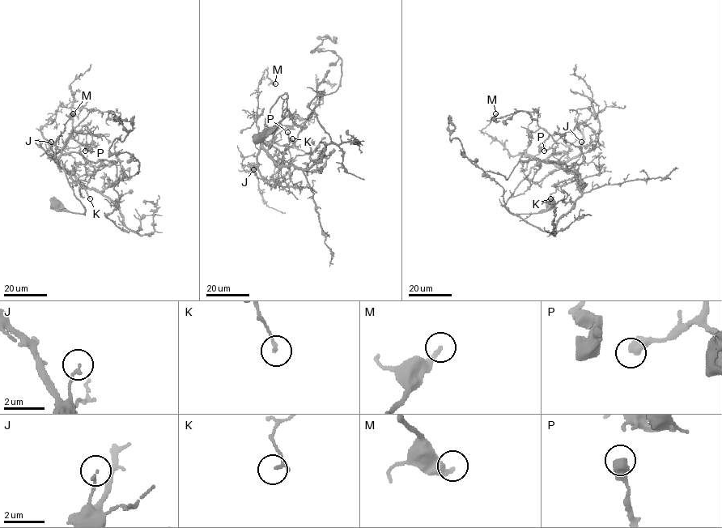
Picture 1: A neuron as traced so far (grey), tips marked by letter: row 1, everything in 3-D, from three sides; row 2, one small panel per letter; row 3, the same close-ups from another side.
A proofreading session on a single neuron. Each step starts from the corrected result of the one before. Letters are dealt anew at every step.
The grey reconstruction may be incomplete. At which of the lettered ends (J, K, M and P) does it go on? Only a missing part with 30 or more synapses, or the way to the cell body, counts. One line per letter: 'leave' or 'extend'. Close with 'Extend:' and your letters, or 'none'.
J: leave
K: leave
M: leave
P: leave
Extend: none

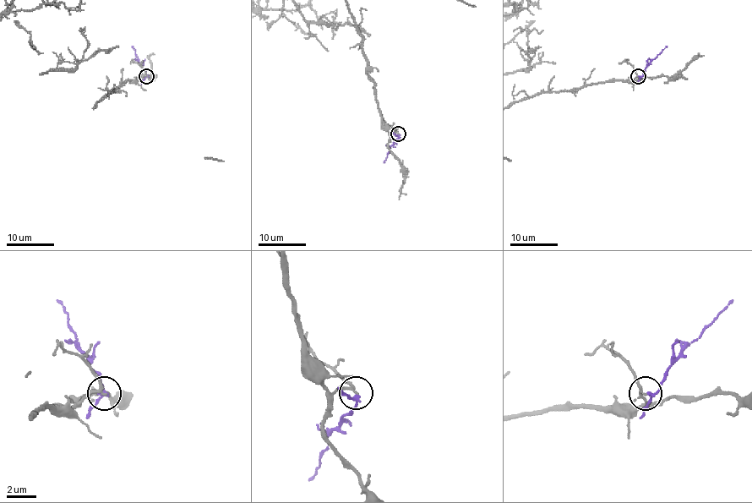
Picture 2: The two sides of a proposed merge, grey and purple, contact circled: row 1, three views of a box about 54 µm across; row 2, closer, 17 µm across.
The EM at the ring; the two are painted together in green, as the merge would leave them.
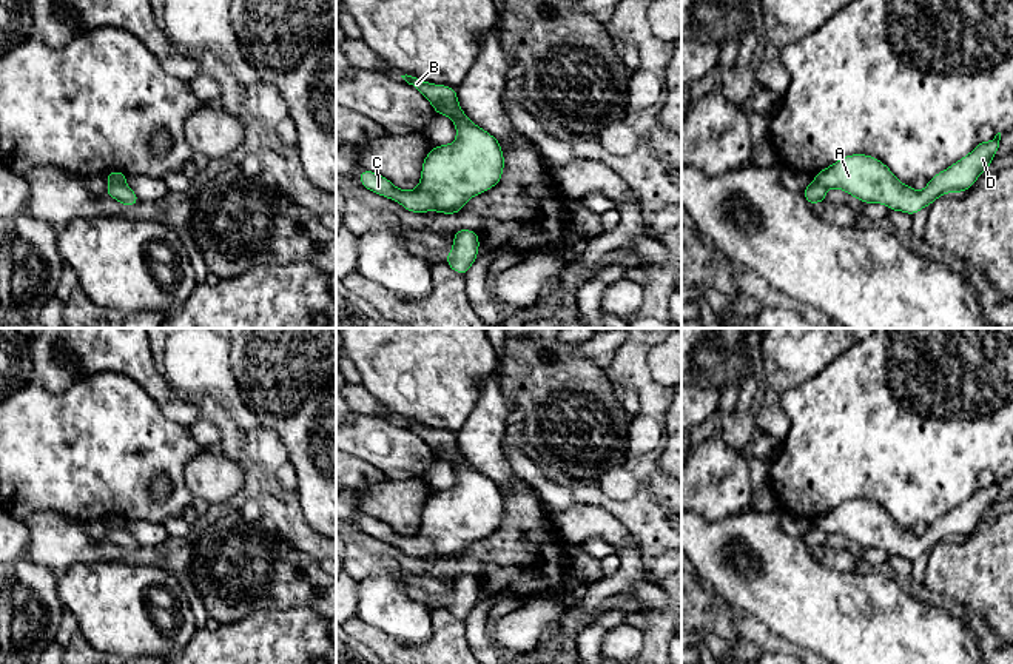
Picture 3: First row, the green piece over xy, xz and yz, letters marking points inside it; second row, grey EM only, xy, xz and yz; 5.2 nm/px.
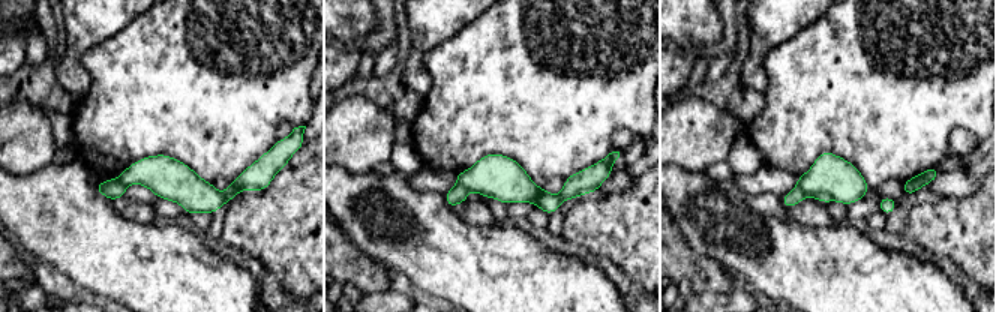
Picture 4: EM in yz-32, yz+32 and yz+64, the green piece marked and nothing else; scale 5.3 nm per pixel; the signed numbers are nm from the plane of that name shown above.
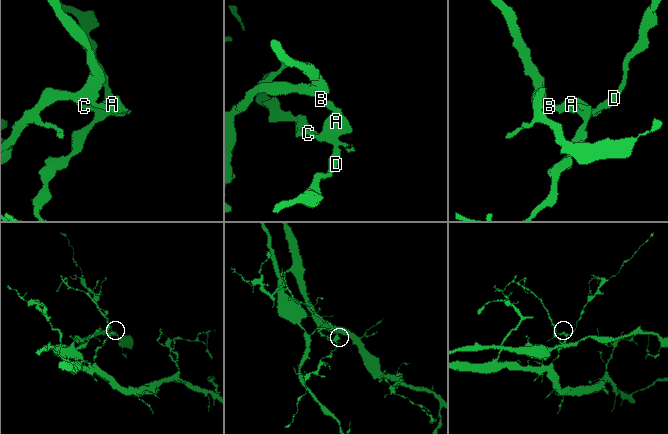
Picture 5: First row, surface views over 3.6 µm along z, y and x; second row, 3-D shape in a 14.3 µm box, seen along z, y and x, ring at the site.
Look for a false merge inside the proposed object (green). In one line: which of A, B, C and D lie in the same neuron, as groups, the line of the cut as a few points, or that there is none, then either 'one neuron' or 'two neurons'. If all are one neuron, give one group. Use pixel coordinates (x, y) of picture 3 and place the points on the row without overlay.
groups A C D / B; cut xy (108, 526), (124, 529); two neurons

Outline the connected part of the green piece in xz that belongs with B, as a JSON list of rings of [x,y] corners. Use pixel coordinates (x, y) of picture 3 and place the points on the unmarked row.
[[[407,419],[401,422],[432,448],[436,459],[447,461],[453,467],[470,467],[458,448],[456,434],[429,428]]]

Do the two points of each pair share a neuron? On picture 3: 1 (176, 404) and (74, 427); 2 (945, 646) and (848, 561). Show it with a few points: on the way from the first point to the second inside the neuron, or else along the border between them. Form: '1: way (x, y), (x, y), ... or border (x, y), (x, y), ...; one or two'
1: border (136, 381), (168, 419), (188, 427); two
2: border (817, 560), (836, 570), (853, 570); two

